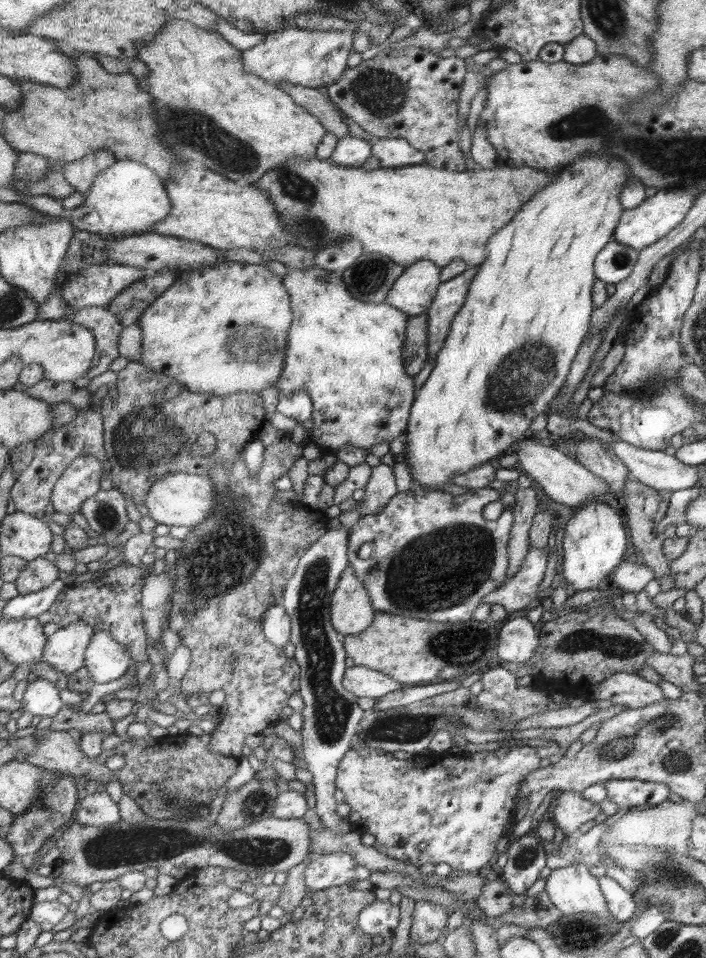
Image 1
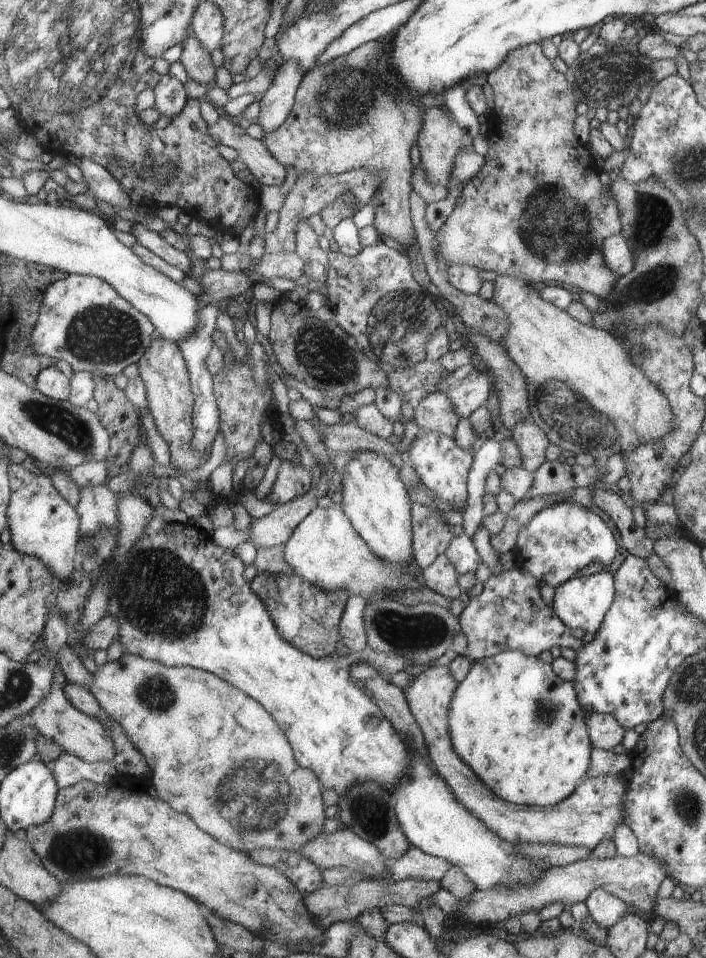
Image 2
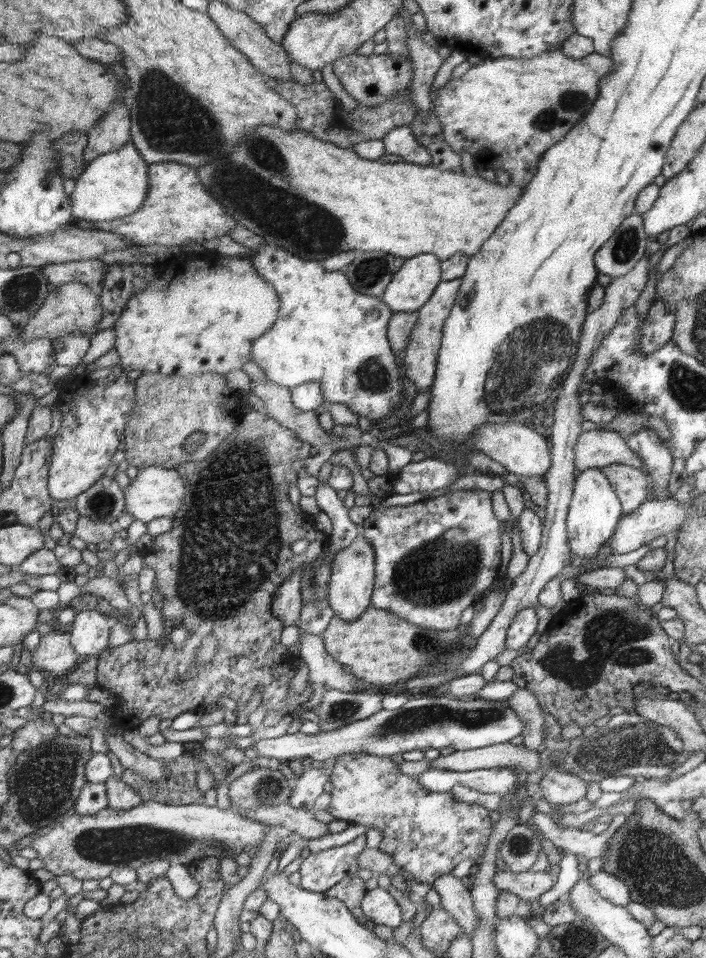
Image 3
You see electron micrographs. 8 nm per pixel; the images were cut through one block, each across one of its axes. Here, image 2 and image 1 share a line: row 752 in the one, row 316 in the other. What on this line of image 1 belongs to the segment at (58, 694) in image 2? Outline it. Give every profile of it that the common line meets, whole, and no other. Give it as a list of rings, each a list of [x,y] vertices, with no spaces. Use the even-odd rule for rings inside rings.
[[[91,306],[76,308],[72,314],[64,316],[64,319],[87,326],[96,339],[94,358],[90,370],[84,376],[94,378],[109,370],[110,364],[121,356],[118,341],[124,326],[117,315],[112,314],[106,306]]]

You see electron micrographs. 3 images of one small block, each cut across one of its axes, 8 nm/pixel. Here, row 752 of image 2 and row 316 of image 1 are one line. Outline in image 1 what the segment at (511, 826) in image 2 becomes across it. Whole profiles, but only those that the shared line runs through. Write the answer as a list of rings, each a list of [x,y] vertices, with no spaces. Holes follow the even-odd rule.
[[[469,267],[453,280],[442,282],[437,296],[426,313],[428,331],[428,356],[435,358],[449,337],[452,324],[465,304],[470,283],[476,277],[476,268]]]

